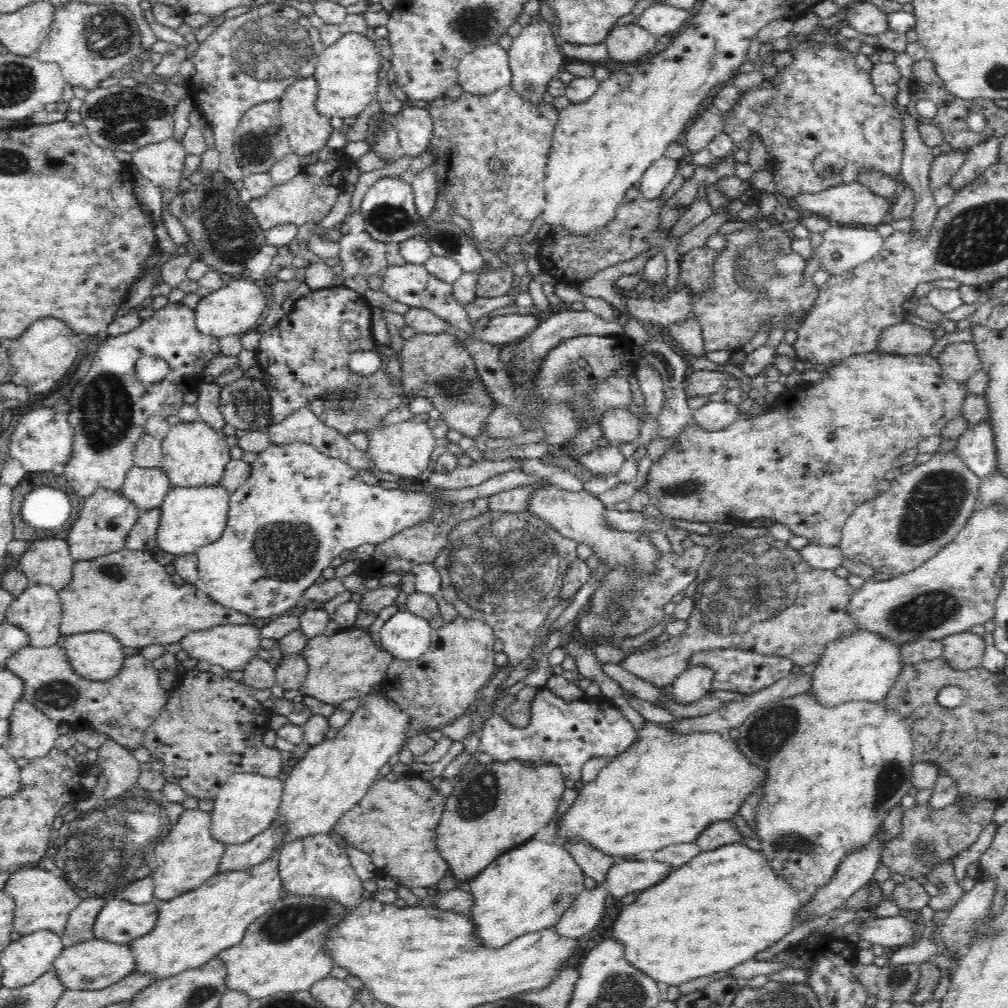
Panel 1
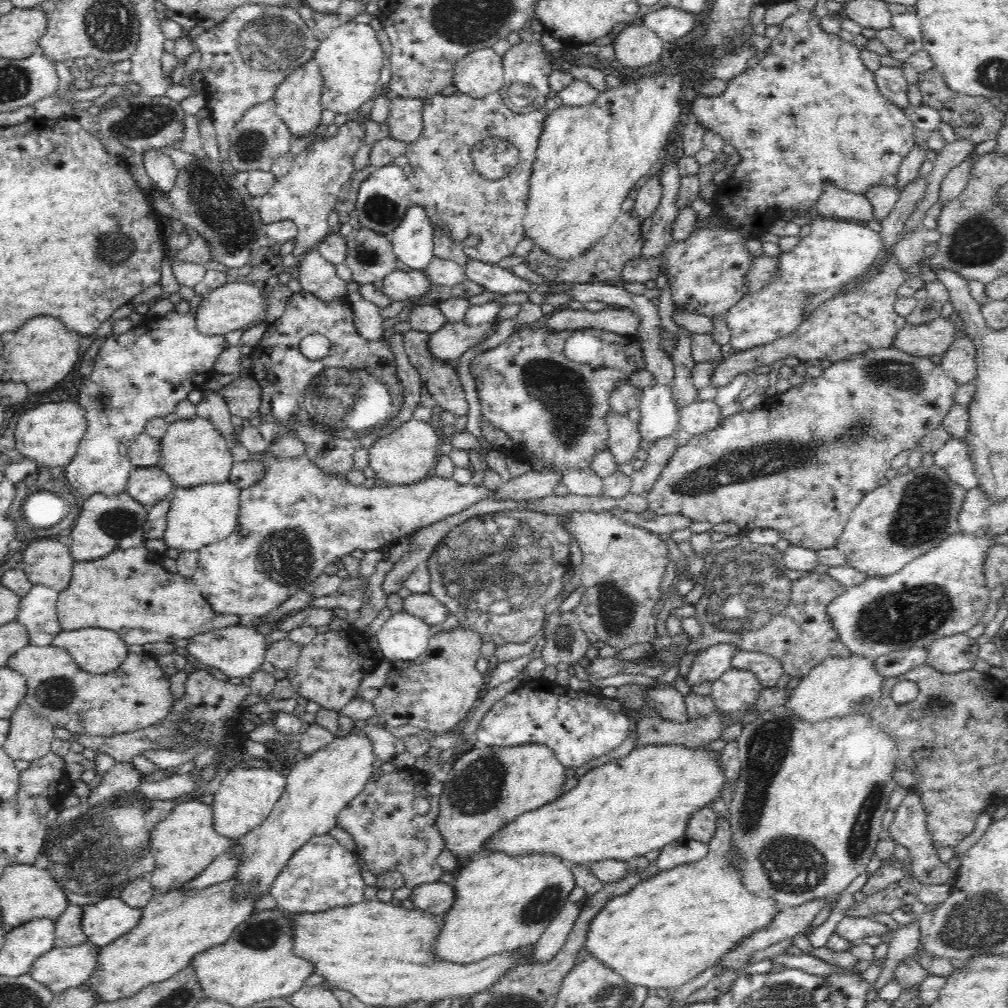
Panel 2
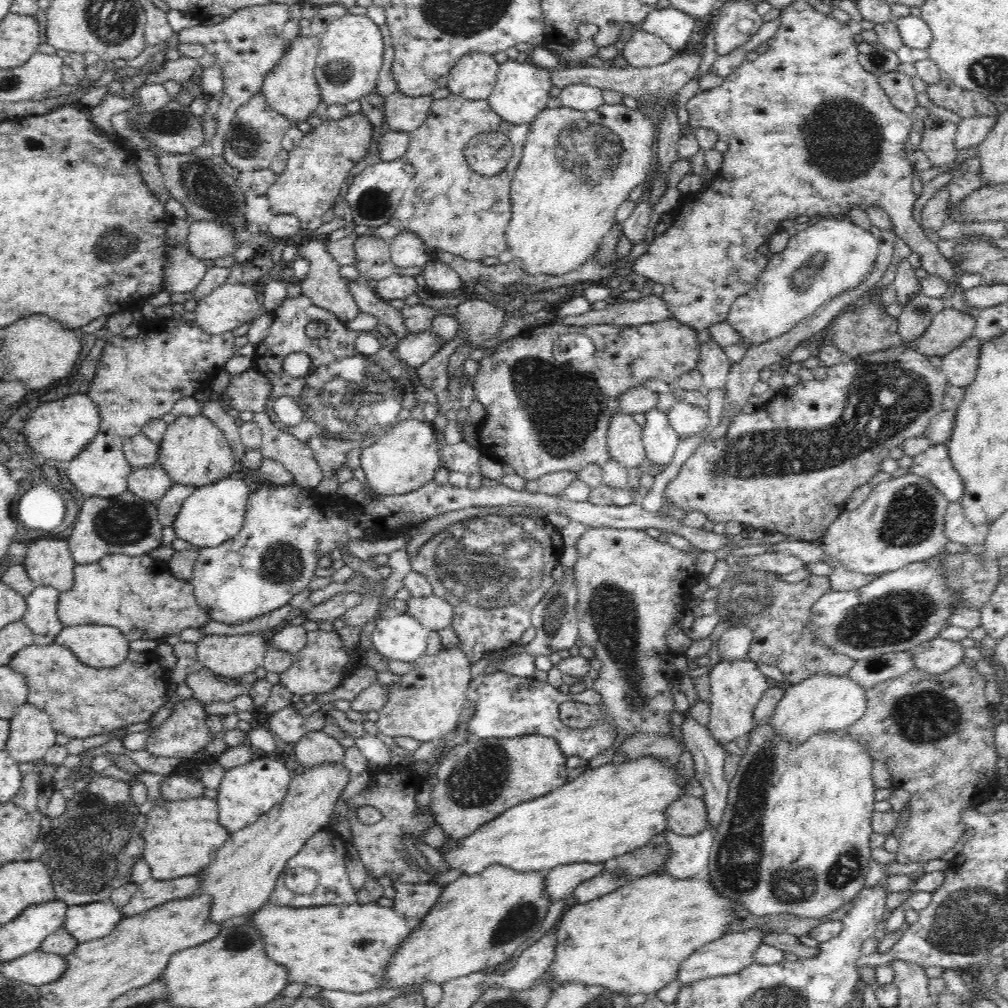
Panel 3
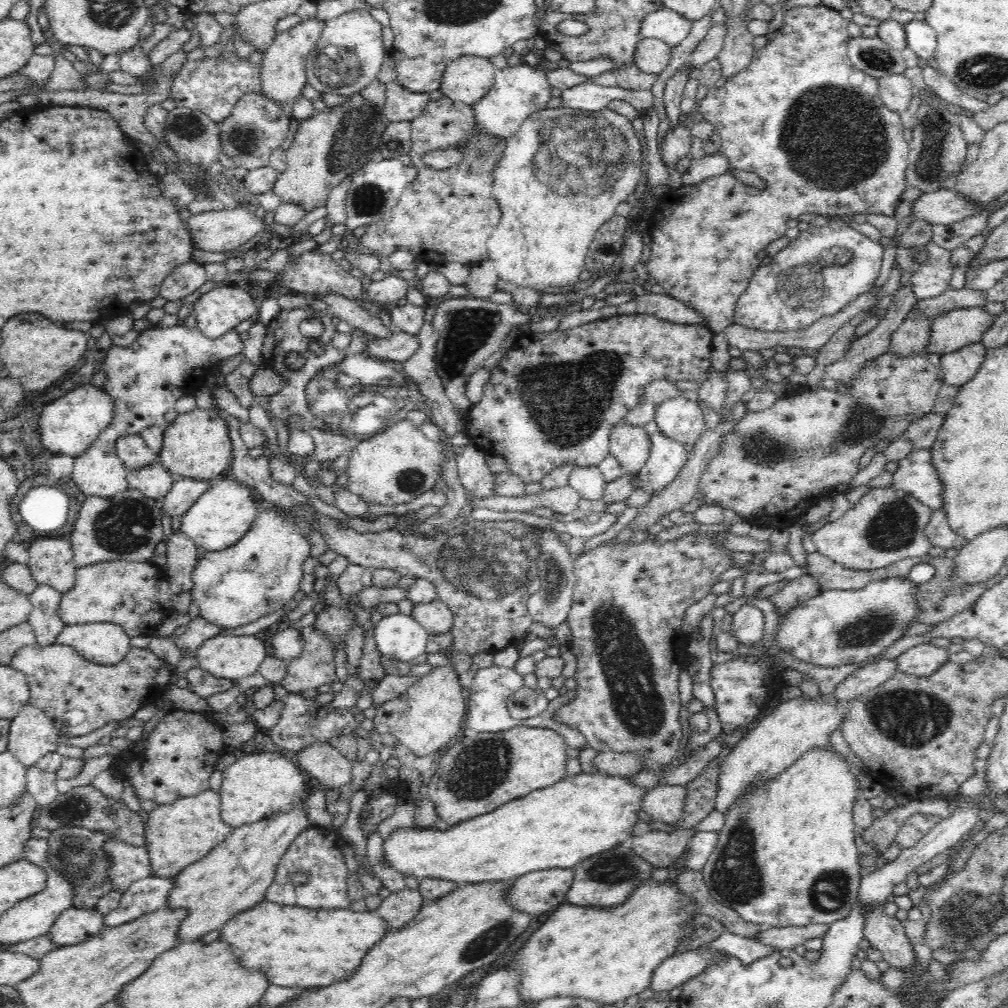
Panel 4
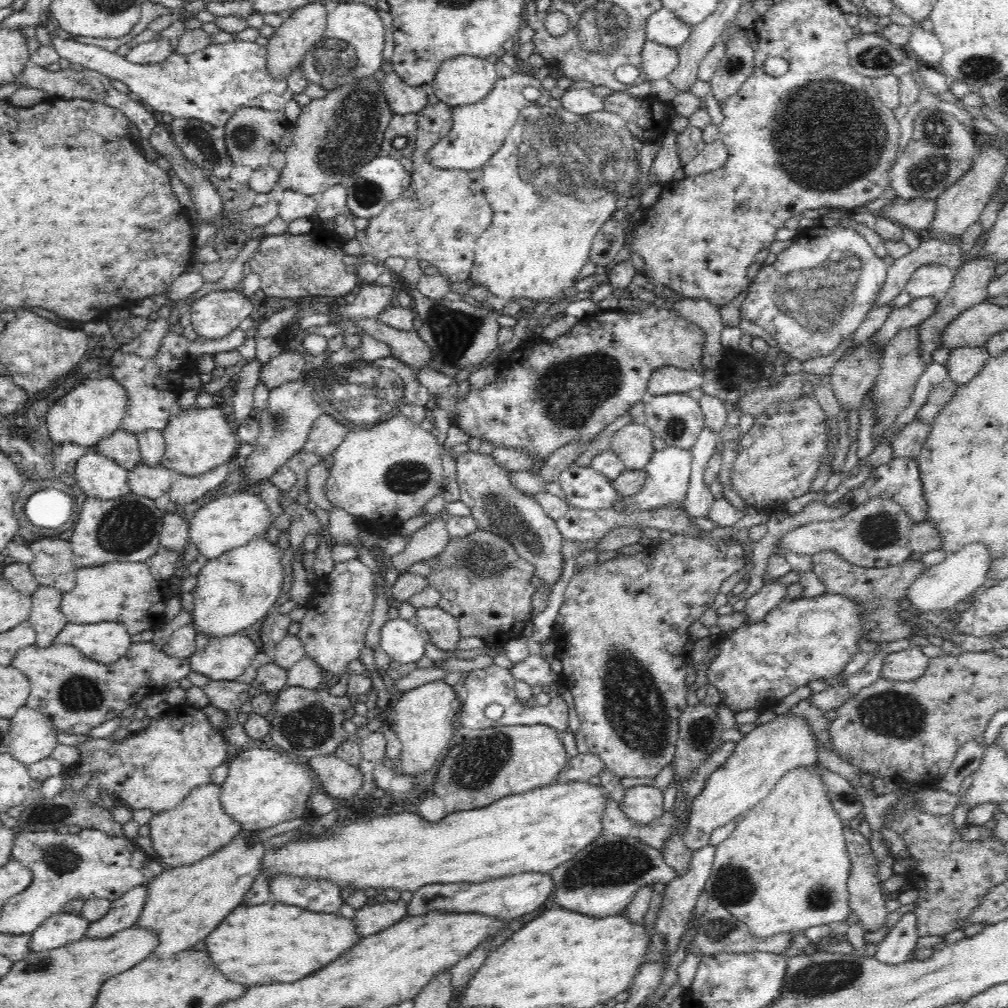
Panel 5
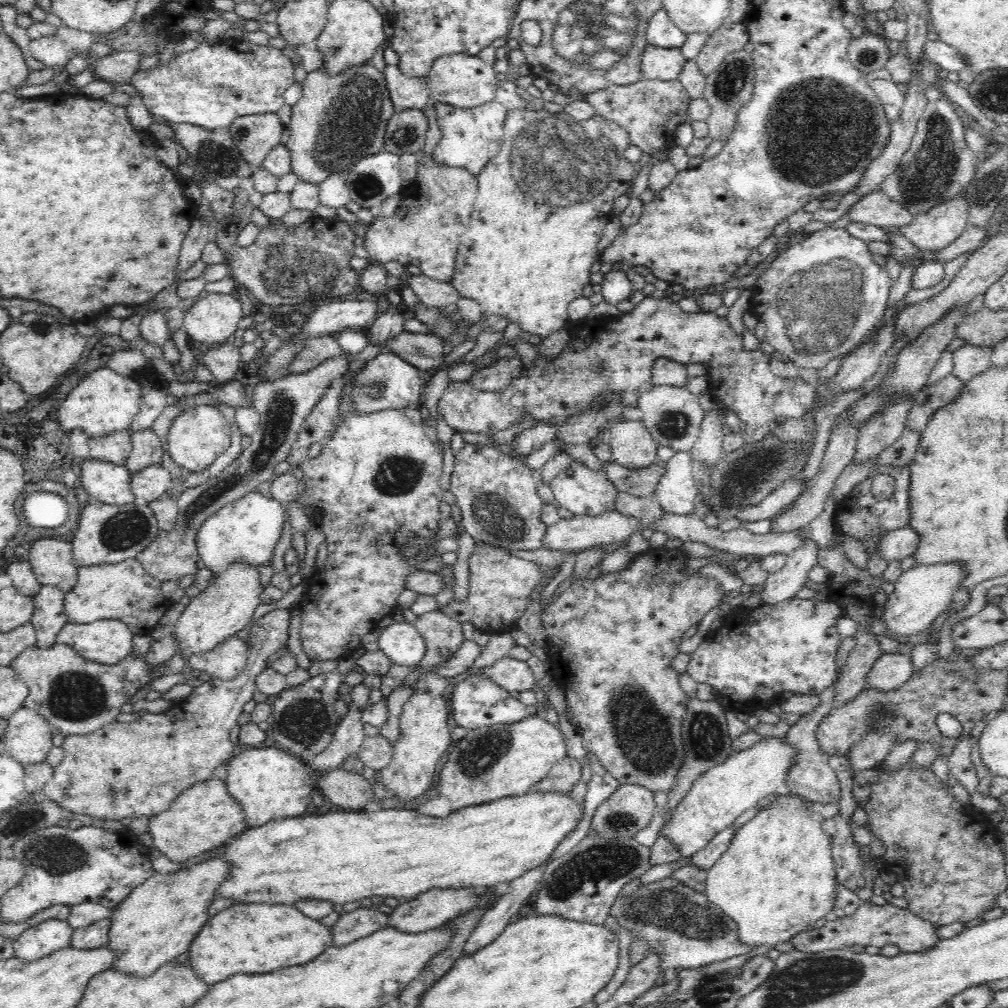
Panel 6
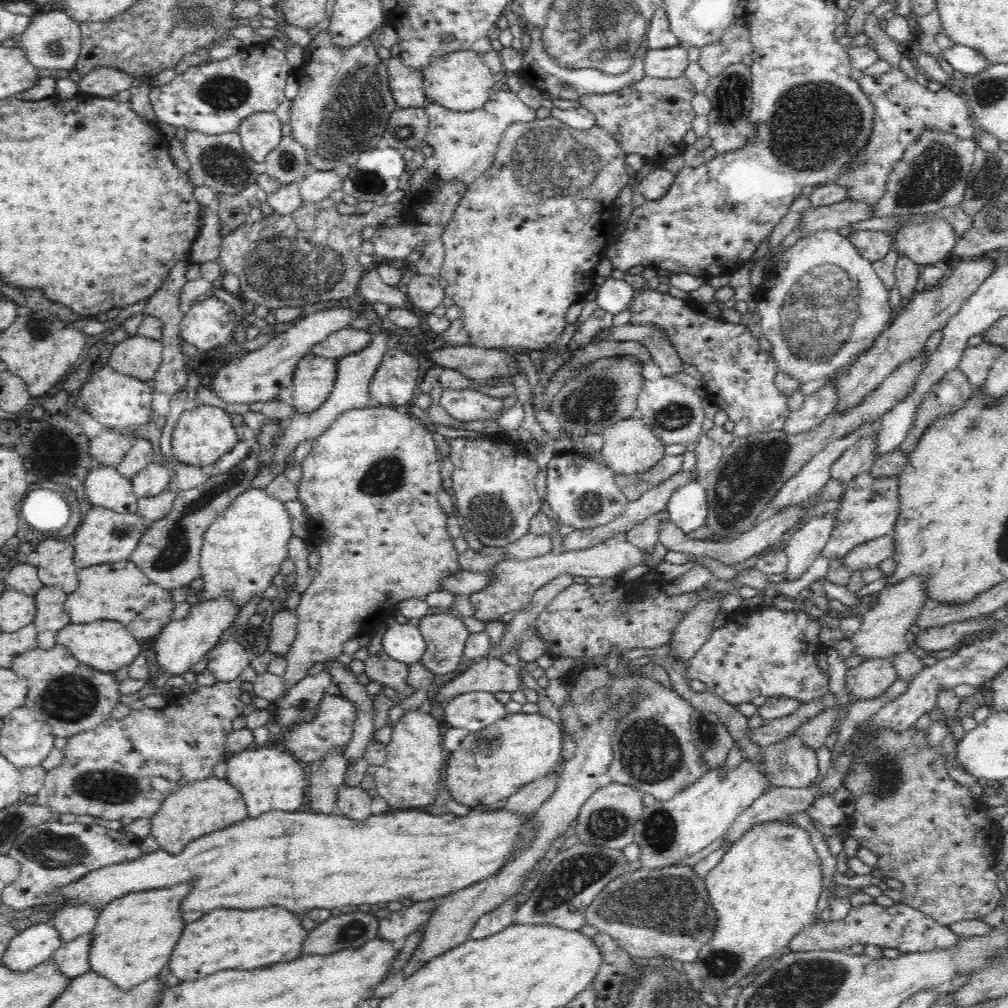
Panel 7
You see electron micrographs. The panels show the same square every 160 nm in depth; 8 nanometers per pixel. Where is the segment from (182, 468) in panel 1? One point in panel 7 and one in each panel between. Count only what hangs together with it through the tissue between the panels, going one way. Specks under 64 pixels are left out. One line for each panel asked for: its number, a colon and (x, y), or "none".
2: (193, 452)
3: (194, 451)
4: (196, 445)
5: (197, 440)
6: (198, 435)
7: (203, 433)

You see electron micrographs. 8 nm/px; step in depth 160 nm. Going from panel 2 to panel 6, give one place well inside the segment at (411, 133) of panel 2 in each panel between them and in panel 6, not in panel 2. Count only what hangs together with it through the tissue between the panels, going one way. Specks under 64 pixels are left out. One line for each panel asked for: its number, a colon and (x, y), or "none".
3: (403, 113)
4: (401, 104)
5: (402, 98)
6: (407, 92)

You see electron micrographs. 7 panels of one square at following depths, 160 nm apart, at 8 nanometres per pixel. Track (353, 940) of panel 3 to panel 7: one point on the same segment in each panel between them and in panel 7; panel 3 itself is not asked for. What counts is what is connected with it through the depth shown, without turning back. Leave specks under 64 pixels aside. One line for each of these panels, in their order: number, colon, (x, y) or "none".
4: (293, 946)
5: (266, 943)
6: (258, 938)
7: (222, 939)

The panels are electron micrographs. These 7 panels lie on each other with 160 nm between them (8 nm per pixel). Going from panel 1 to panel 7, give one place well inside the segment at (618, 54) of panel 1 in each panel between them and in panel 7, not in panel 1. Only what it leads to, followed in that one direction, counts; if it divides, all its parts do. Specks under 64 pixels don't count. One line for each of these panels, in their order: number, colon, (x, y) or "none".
2: (636, 45)
3: (643, 50)
4: (652, 55)
5: (658, 61)
6: (658, 63)
7: (667, 62)

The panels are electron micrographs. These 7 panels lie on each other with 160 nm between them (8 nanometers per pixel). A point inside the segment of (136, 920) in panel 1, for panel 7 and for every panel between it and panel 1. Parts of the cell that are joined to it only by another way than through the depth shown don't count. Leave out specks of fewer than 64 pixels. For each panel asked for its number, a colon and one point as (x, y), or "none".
2: (104, 922)
3: (85, 922)
4: (76, 925)
5: (63, 928)
6: (40, 940)
7: (35, 945)

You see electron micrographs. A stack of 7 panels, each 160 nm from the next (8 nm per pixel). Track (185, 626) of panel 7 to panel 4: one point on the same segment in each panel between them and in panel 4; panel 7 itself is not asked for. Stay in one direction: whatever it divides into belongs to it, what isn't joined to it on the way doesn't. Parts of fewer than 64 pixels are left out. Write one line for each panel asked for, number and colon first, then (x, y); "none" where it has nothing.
4: (258, 575)
5: (236, 590)
6: (226, 606)

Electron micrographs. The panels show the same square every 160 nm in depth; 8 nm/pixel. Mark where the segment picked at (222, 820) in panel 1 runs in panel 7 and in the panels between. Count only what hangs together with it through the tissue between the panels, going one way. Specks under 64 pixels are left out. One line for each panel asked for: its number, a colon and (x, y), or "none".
2: (246, 797)
3: (246, 792)
4: (257, 786)
5: (264, 788)
6: (269, 783)
7: (270, 780)

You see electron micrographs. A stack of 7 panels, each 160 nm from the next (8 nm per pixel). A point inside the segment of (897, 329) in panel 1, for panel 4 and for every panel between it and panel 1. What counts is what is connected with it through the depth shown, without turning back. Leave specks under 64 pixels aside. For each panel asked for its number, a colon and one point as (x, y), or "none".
2: (933, 338)
3: (950, 328)
4: (952, 331)

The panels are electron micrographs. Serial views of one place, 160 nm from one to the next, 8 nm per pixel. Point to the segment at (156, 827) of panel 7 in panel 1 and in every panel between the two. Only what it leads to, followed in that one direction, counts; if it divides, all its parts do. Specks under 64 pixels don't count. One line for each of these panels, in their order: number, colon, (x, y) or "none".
1: (188, 856)
2: (183, 845)
3: (181, 837)
4: (179, 834)
5: (184, 835)
6: (203, 817)

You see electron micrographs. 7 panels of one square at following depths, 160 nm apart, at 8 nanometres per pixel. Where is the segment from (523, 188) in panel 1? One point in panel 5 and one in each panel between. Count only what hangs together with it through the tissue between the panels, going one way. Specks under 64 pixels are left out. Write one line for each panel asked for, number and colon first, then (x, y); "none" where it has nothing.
2: (485, 216)
3: (450, 207)
4: (447, 215)
5: (439, 218)

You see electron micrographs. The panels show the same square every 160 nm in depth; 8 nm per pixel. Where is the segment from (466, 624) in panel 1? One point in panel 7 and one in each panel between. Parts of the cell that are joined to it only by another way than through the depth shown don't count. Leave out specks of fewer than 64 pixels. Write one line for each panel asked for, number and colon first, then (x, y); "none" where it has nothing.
2: (434, 691)
3: (425, 704)
4: (427, 715)
5: (422, 718)
6: (424, 737)
7: (409, 779)

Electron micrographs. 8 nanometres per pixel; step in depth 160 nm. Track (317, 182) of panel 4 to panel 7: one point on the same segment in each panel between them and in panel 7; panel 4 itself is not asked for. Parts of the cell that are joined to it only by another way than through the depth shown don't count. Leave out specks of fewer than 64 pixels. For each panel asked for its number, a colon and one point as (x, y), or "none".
5: (334, 136)
6: (340, 118)
7: (344, 99)

